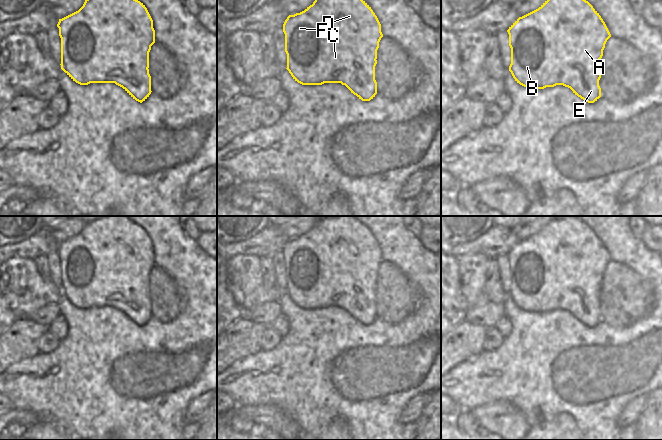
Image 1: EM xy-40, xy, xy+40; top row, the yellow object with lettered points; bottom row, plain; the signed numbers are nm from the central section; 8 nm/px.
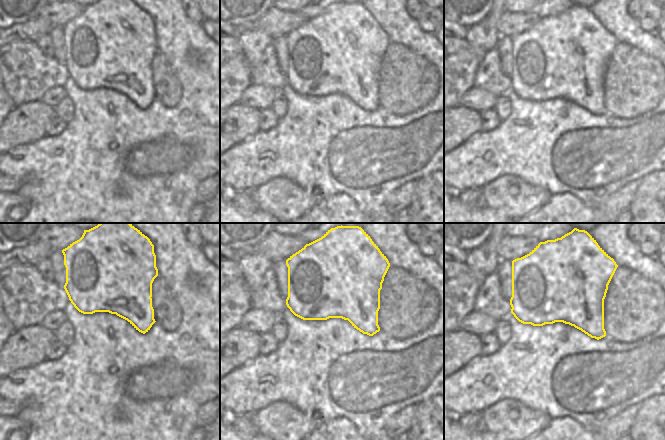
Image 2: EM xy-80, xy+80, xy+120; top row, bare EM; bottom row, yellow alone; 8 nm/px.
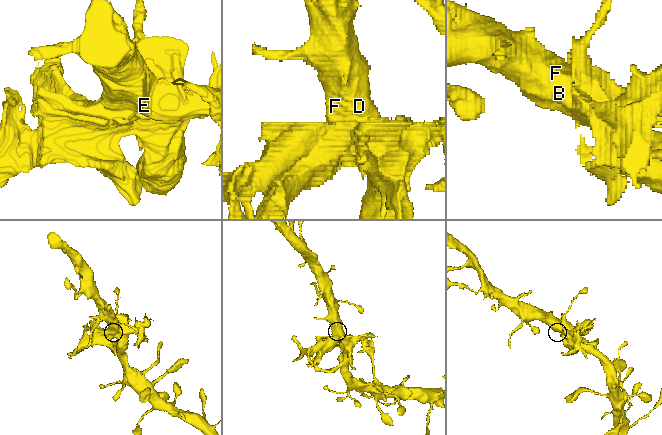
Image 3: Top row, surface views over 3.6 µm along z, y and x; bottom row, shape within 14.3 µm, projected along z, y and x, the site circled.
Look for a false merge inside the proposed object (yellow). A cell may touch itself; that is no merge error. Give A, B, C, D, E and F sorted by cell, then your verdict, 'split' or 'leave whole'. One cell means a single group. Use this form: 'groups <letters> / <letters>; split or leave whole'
groups A B C D F / E; split

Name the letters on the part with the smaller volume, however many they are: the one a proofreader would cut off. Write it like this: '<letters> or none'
E

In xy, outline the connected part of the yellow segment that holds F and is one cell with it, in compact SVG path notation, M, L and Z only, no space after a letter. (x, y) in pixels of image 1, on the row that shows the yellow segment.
M315 0L304 11L289 15L283 24L283 32L287 54L286 69L293 79L302 85L341 83L349 86L355 82L359 66L363 68L364 74L370 74L377 59L379 42L383 37L377 16L363 0Z

